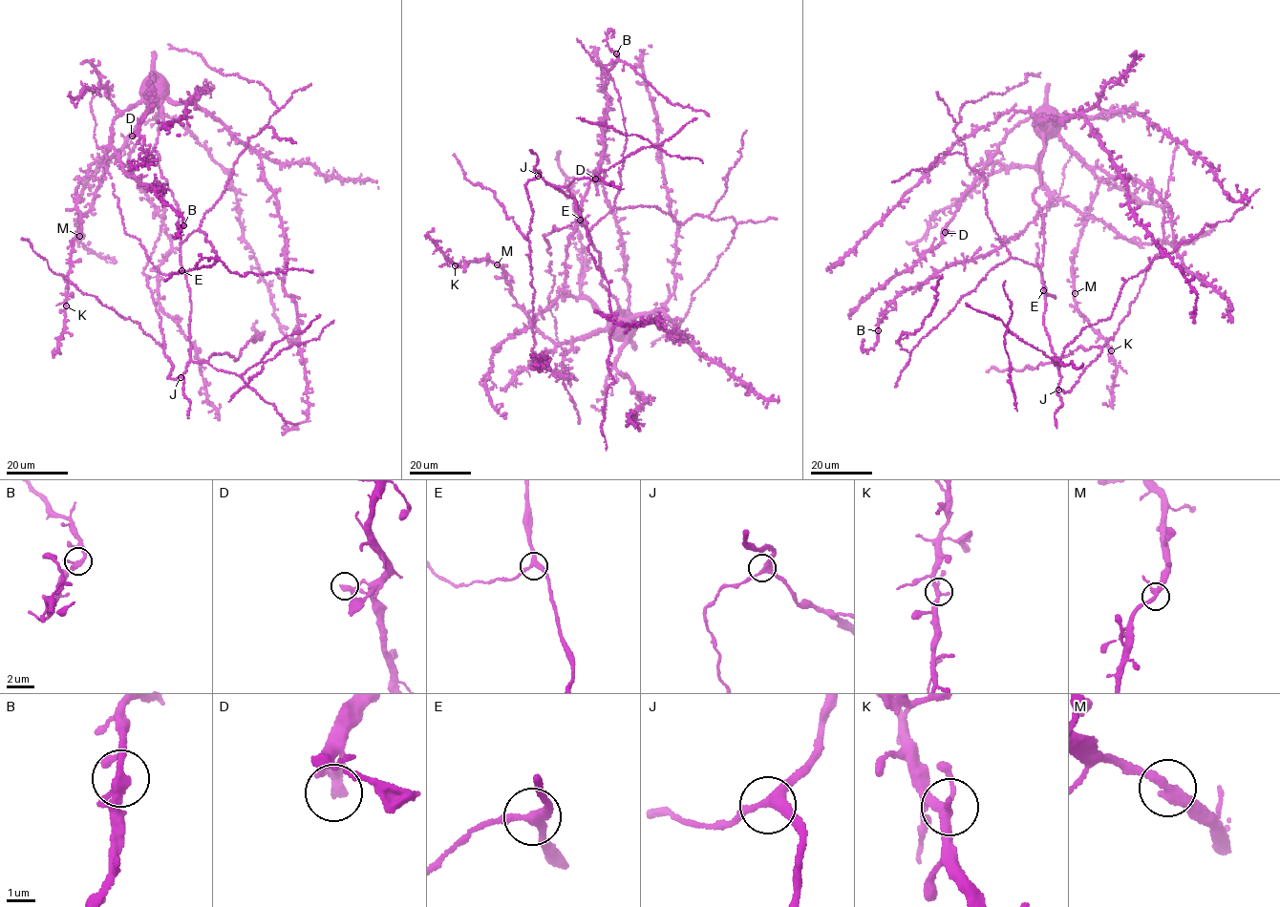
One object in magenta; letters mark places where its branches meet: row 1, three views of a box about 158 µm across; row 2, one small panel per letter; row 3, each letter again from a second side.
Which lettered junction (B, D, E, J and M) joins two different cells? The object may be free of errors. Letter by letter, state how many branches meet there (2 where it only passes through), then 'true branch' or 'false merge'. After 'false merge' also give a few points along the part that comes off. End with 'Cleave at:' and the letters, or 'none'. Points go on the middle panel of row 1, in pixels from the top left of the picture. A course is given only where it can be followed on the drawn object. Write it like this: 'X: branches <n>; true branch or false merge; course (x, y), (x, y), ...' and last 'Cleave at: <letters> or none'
B: branches 3; true branch
D: branches 3; true branch
E: branches 3; true branch
J: branches 3; true branch
M: branches 3; true branch
Cleave at: none

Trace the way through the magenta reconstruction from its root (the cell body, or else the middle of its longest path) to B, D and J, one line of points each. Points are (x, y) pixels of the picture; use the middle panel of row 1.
B: (621, 322), (589, 300), (561, 291), (567, 244), (604, 148), (608, 97), (601, 76), (616, 62), (616, 53)
D: (621, 322), (629, 313), (623, 244), (601, 181), (595, 179)
J: (621, 322), (626, 314), (600, 283), (602, 270), (597, 267), (600, 257), (580, 219), (577, 201), (538, 176)

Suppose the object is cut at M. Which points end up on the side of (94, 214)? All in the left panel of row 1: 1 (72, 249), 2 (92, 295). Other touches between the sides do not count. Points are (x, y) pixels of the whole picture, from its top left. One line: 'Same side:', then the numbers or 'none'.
Same side: 2

